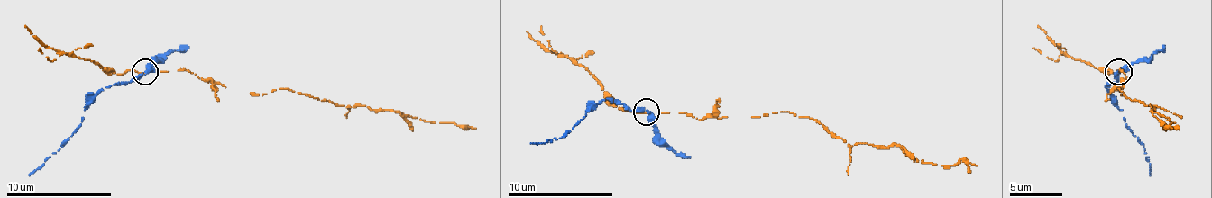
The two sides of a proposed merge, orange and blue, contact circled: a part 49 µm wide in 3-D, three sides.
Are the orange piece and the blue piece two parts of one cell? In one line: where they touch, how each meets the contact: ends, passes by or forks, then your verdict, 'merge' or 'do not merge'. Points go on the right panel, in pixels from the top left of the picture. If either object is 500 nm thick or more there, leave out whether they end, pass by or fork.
place (1118, 71); orange passes by; blue forks; do not merge

